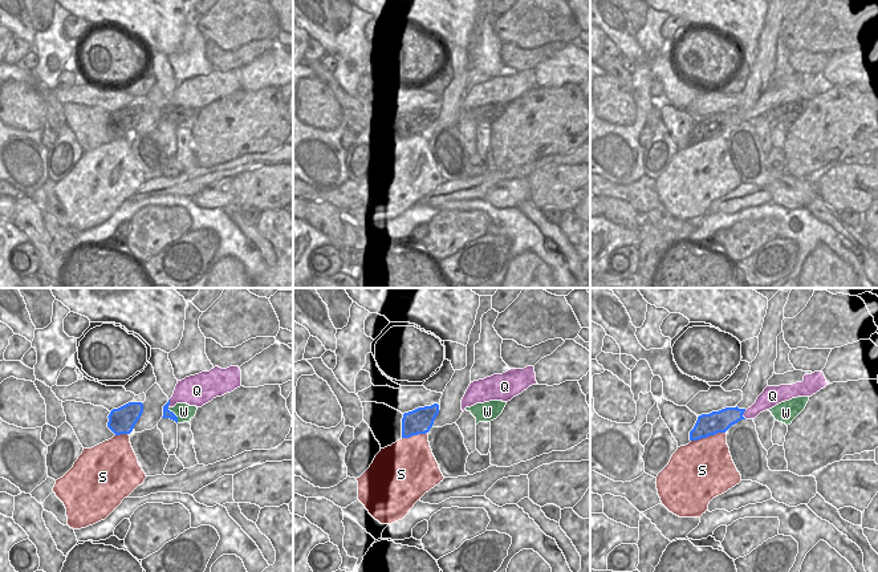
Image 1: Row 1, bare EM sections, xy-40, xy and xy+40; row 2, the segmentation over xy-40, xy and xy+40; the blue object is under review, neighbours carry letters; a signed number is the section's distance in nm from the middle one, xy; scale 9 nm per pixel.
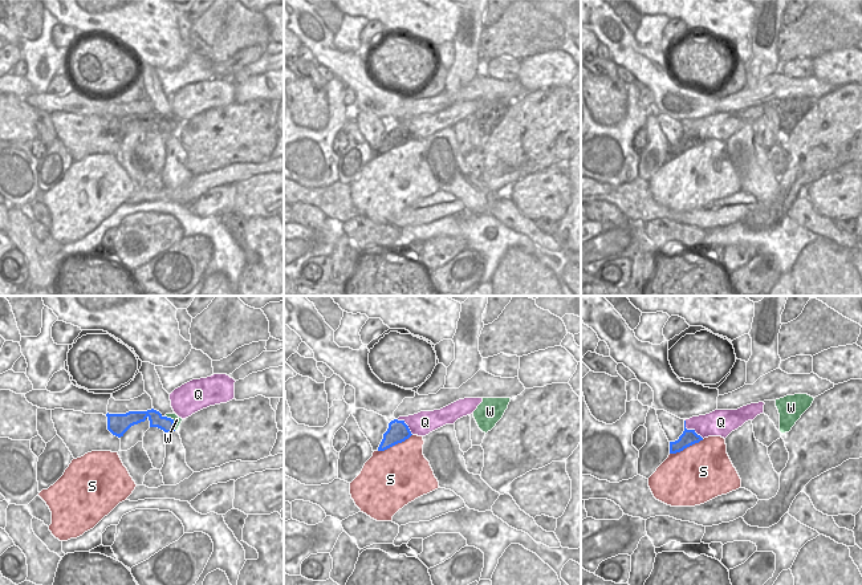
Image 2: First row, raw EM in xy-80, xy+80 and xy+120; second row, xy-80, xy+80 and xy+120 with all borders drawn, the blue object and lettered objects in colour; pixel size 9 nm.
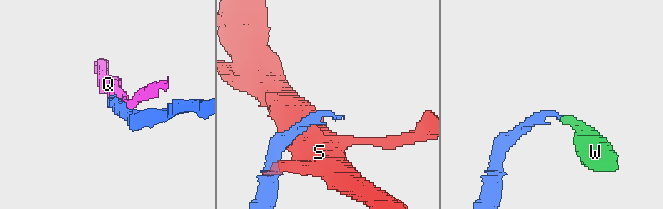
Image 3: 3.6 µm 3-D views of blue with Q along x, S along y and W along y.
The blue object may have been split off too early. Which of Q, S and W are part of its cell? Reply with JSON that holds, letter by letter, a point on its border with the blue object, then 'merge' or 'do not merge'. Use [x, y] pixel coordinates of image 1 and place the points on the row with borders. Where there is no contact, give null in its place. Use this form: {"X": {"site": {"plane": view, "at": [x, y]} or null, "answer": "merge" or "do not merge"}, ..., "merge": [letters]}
{"Q": {"site": {"plane": "xy+40", "at": [743, 413]}, "answer": "do not merge"}, "S": {"site": {"plane": "xy+40", "at": [707, 435]}, "answer": "do not merge"}, "W": {"site": {"plane": "xy-40", "at": [175, 416]}, "answer": "merge"}, "merge": ["W"]}

